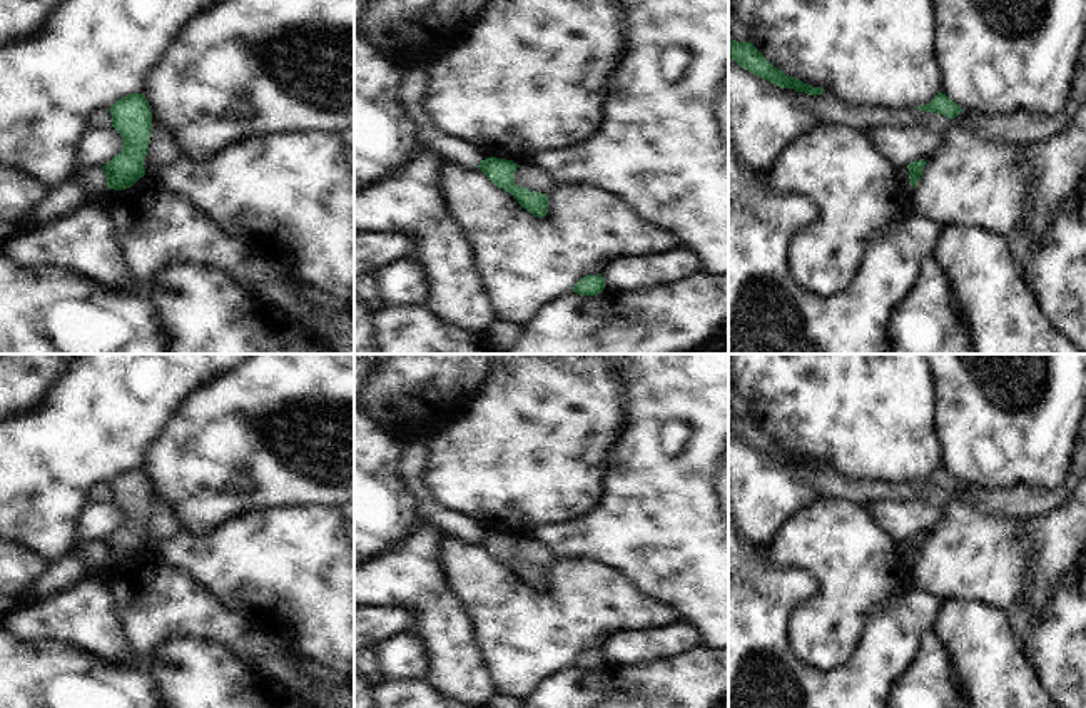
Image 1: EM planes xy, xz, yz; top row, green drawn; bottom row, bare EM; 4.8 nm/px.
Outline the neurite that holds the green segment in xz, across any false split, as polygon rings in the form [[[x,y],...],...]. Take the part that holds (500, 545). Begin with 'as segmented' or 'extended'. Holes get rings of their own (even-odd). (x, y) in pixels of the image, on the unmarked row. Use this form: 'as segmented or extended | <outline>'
as segmented | [[[486,531],[478,543],[500,563],[510,566],[518,578],[536,591],[548,588],[548,569],[531,566],[515,558],[515,546],[520,539],[513,534]]]

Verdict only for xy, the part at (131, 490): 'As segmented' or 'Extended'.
As segmented

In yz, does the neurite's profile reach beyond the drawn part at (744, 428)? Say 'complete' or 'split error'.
complete

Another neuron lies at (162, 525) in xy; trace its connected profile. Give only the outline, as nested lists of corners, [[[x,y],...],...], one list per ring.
[[[152,493],[150,518],[147,523],[149,534],[155,541],[165,541],[177,536],[179,529],[179,521],[164,501],[164,498]]]

